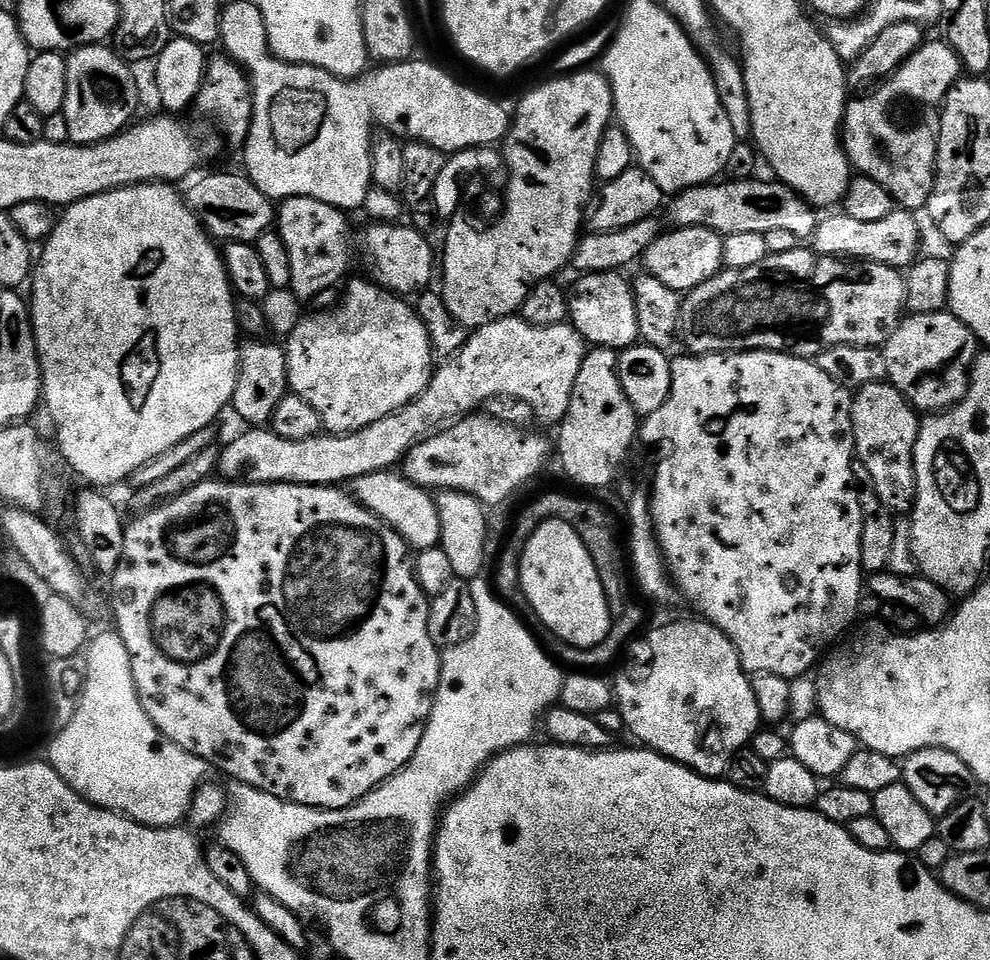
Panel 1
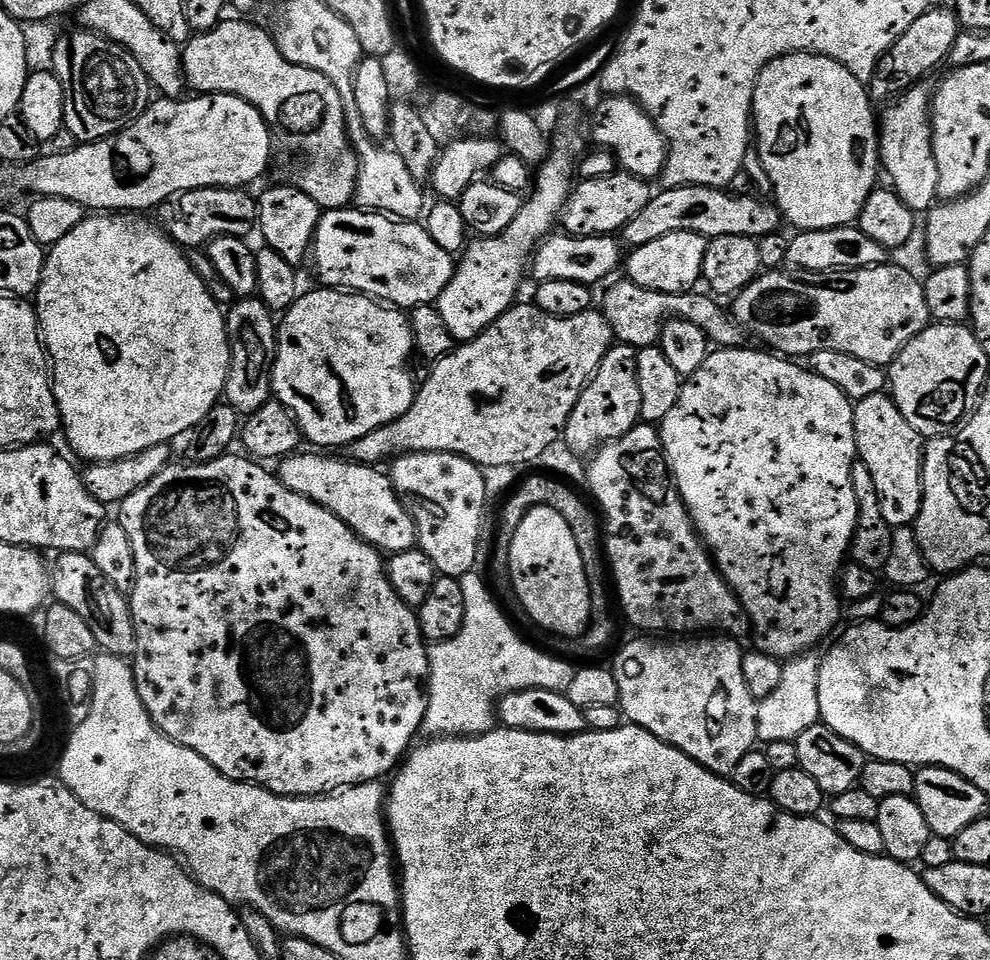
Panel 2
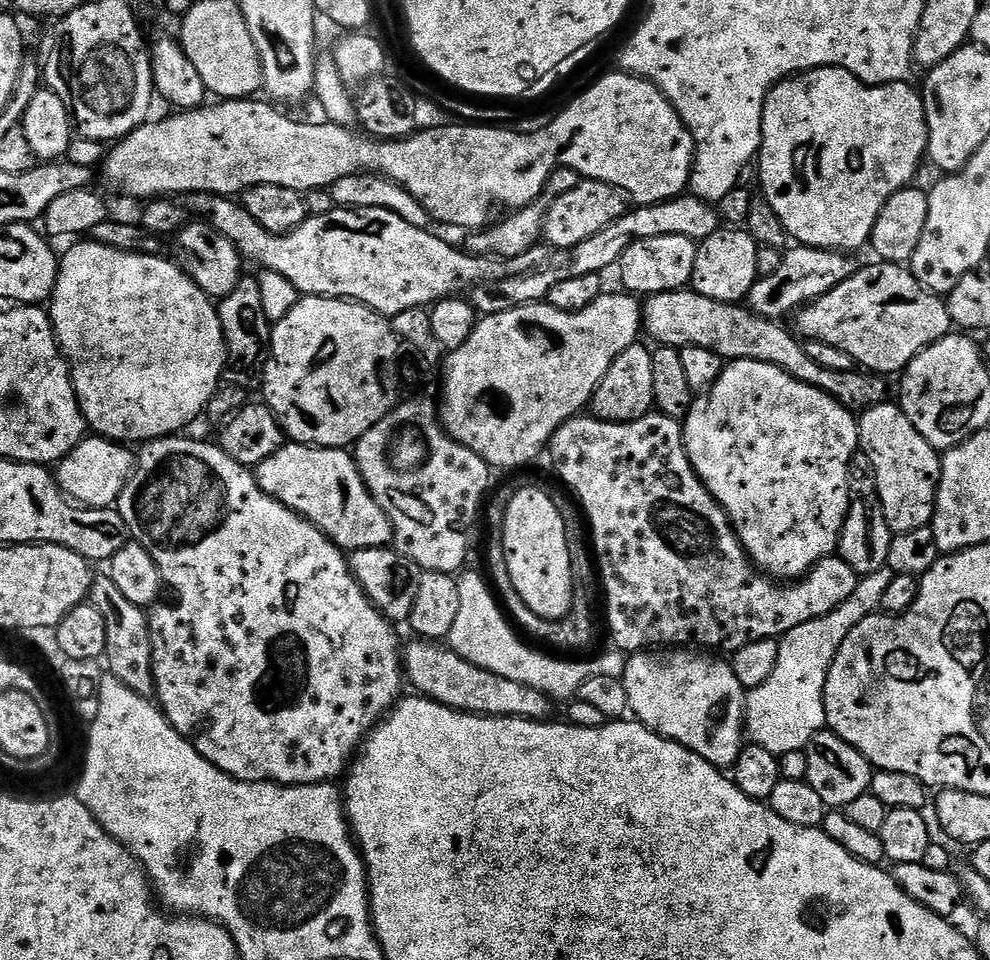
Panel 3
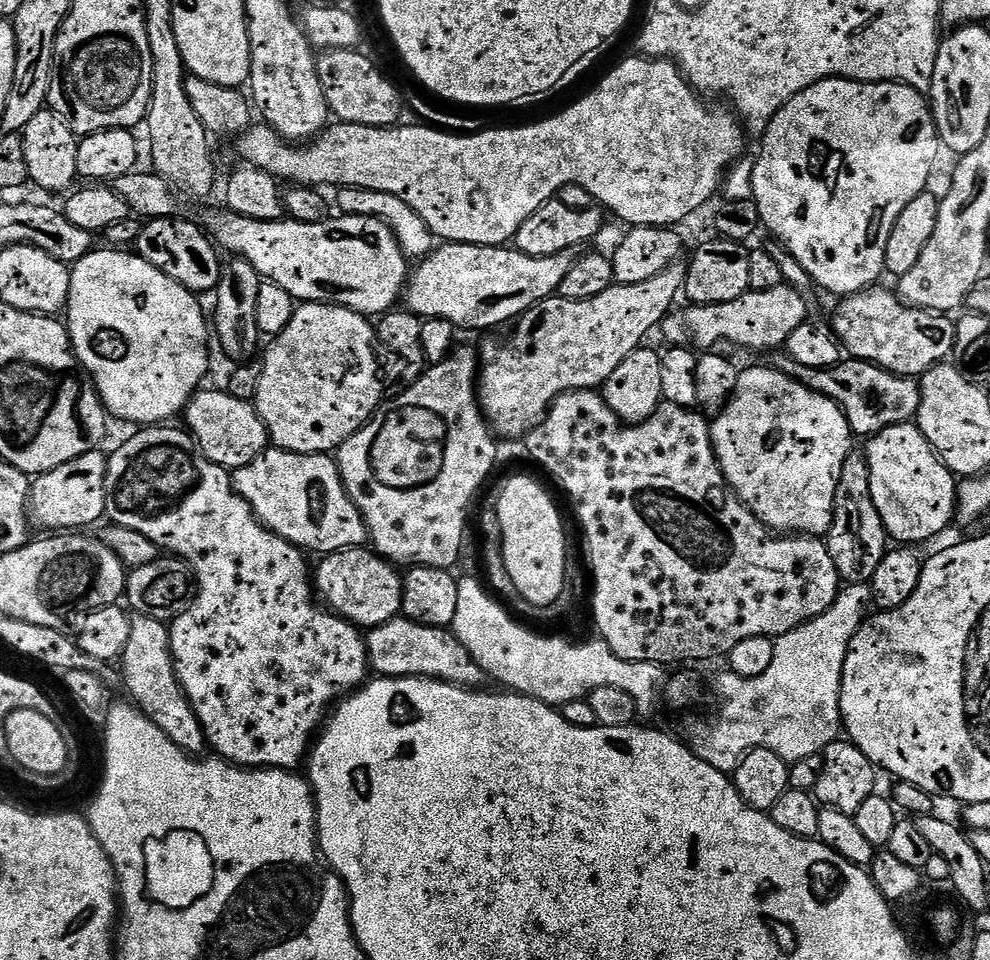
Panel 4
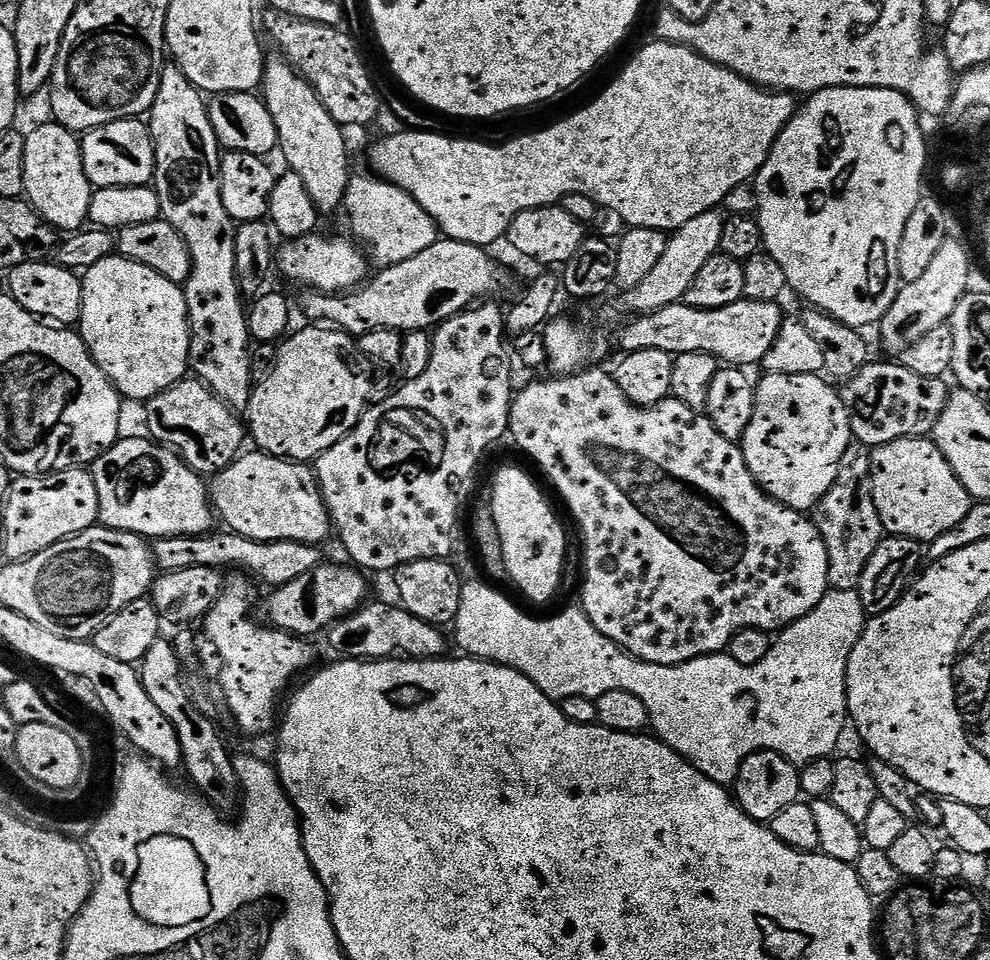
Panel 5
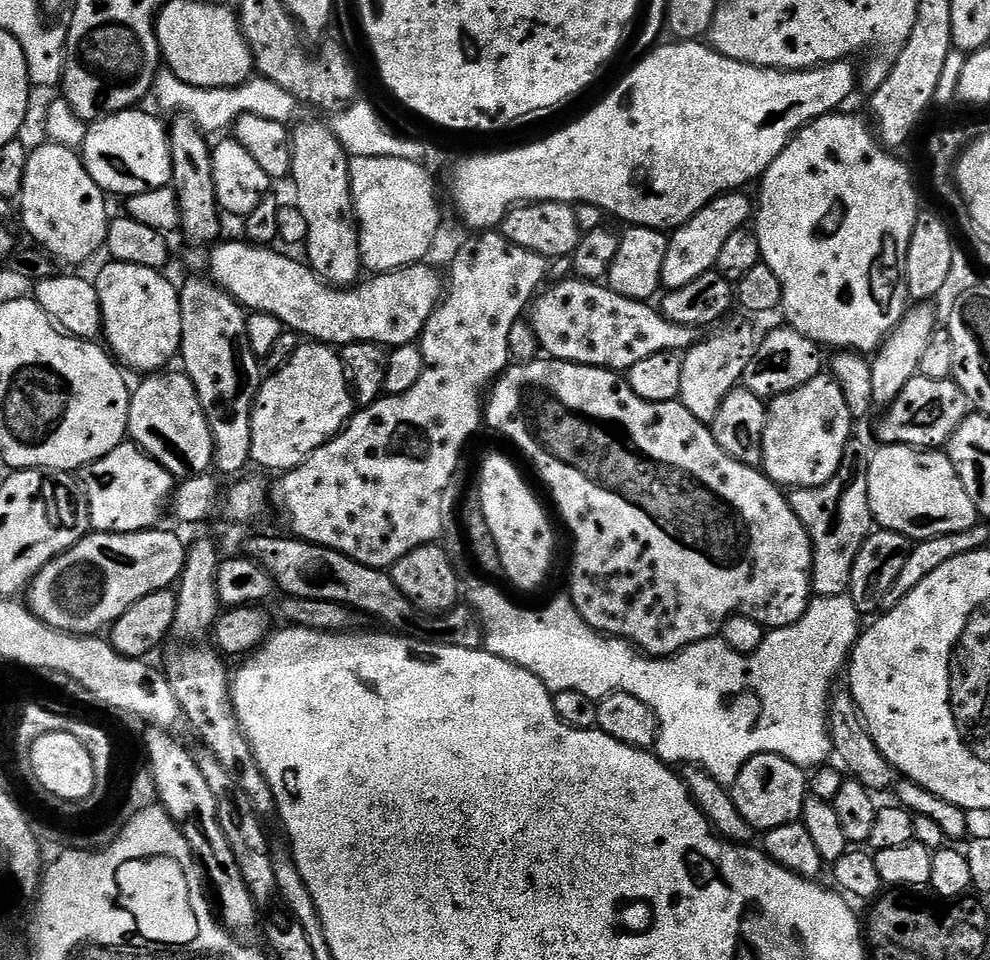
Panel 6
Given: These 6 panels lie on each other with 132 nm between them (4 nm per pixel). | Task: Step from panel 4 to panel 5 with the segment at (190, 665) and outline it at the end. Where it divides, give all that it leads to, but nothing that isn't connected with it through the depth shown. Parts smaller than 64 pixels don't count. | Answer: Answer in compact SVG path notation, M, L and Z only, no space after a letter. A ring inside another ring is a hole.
M143 435L121 438L114 447L90 465L94 486L98 490L99 523L119 532L133 532L136 536L159 538L161 536L202 536L213 531L214 509L210 488L205 477L195 472L176 452L157 444ZM247 579L225 583L218 602L203 617L204 632L220 659L220 684L218 692L223 703L232 711L236 724L248 736L264 736L278 724L276 703L284 691L289 691L288 683L299 672L307 673L316 660L316 652L307 639L291 636L279 628L255 624L248 620L251 606L252 588Z

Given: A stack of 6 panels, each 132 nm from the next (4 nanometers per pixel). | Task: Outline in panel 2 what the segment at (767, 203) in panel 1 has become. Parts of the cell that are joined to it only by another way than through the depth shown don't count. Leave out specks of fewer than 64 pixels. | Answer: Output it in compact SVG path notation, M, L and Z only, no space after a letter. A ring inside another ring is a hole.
M686 186L657 191L645 209L630 222L626 222L622 240L629 249L634 249L638 246L646 246L646 242L654 242L654 238L663 238L665 234L689 232L709 238L738 234L759 238L771 232L781 231L781 228L780 209L775 203L759 195L733 196L731 192L719 188Z

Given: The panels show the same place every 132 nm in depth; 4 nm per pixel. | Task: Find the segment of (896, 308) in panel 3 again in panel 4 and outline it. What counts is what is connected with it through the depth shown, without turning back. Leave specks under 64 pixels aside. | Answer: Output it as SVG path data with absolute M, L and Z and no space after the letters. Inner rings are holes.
M873 286L865 292L856 292L843 297L832 316L831 331L840 341L843 351L849 357L865 360L867 364L876 364L899 376L919 378L936 364L943 364L953 355L956 346L957 321L951 315L928 312L924 308L911 308L904 303L895 291L885 286Z

